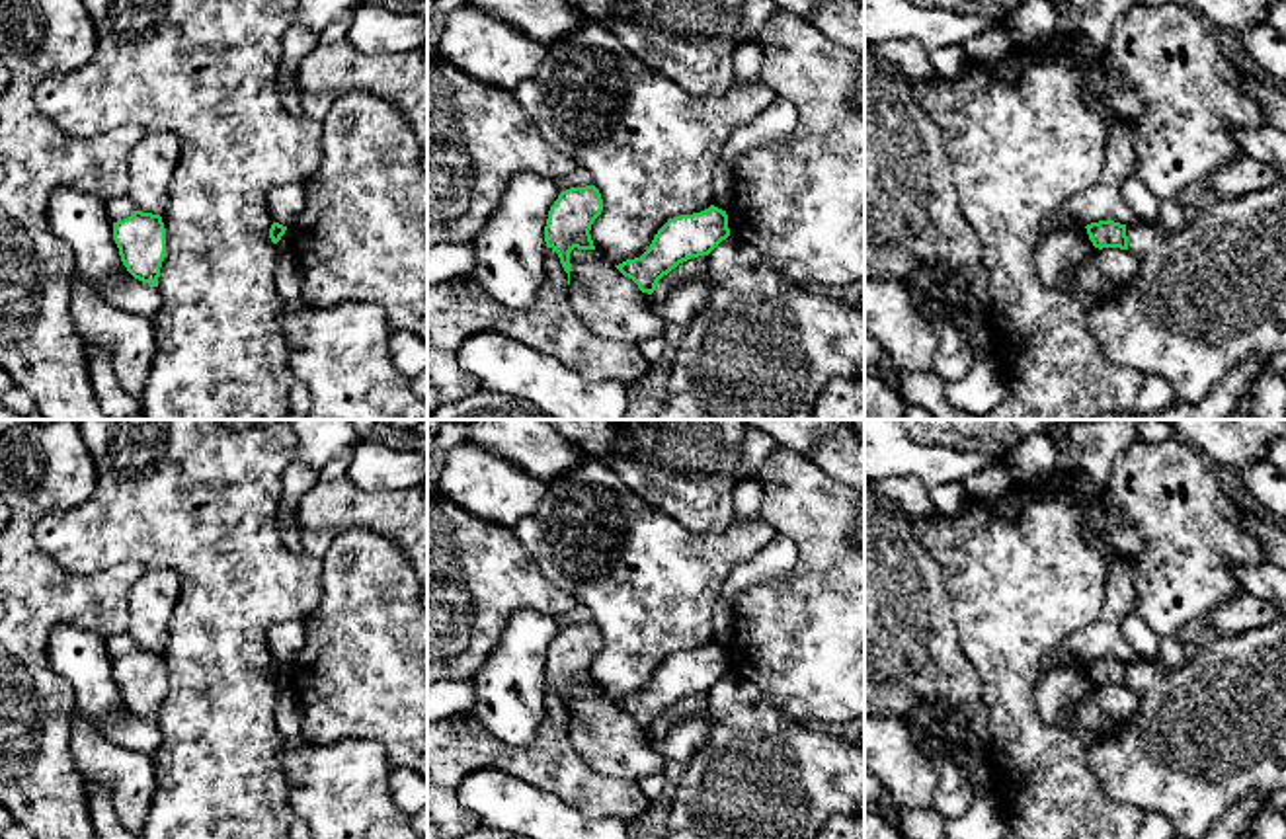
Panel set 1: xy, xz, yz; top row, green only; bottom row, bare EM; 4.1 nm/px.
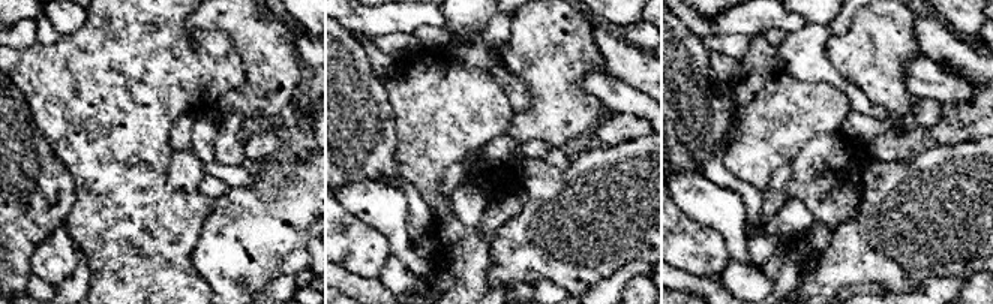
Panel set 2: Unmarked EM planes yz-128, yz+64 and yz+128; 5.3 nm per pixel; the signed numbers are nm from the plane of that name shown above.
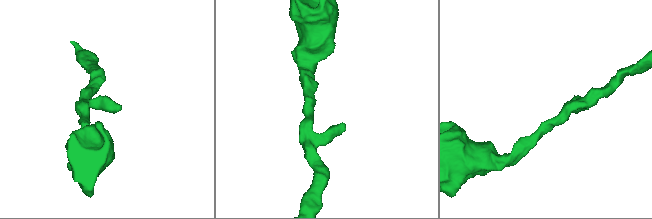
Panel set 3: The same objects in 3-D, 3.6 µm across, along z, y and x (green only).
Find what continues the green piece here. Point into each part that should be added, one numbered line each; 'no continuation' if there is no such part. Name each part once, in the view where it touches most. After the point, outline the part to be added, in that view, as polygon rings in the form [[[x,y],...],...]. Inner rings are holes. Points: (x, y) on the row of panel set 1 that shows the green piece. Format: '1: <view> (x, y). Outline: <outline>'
no continuation

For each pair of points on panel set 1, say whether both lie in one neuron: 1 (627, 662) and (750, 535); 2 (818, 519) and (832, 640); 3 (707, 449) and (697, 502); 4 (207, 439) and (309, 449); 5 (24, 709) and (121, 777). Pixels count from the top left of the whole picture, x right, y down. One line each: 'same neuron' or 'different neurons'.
1: same neuron
2: same neuron
3: same neuron
4: different neurons
5: different neurons

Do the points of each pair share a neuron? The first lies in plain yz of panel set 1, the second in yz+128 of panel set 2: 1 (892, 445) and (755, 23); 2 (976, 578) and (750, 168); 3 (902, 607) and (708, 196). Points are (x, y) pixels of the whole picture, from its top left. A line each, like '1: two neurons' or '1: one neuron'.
1: one neuron
2: one neuron
3: two neurons

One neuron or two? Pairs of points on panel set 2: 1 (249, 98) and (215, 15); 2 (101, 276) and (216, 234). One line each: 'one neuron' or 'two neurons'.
1: one neuron
2: two neurons

